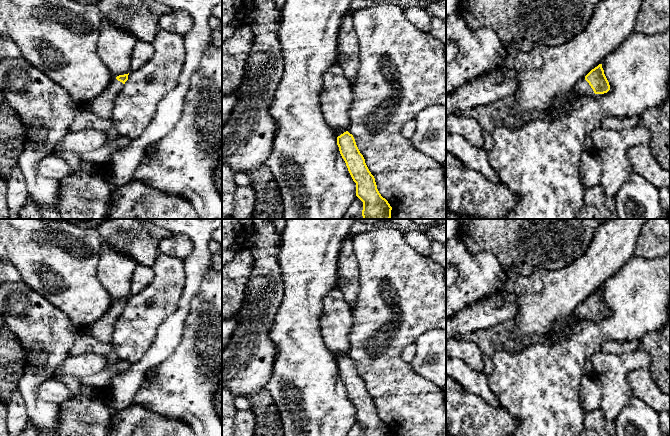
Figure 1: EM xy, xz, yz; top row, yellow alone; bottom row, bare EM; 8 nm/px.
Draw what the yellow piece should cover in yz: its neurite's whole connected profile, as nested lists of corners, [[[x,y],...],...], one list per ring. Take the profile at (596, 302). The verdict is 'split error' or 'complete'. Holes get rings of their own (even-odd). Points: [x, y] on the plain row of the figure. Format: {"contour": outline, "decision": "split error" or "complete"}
{"contour": [[[602,288],[592,293],[583,303],[573,311],[571,318],[577,320],[592,320],[604,318],[610,314],[609,306],[604,298]]], "decision": "split error"}

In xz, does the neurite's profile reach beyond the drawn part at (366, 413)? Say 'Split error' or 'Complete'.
Split error

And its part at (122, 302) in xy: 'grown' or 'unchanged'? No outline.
grown

